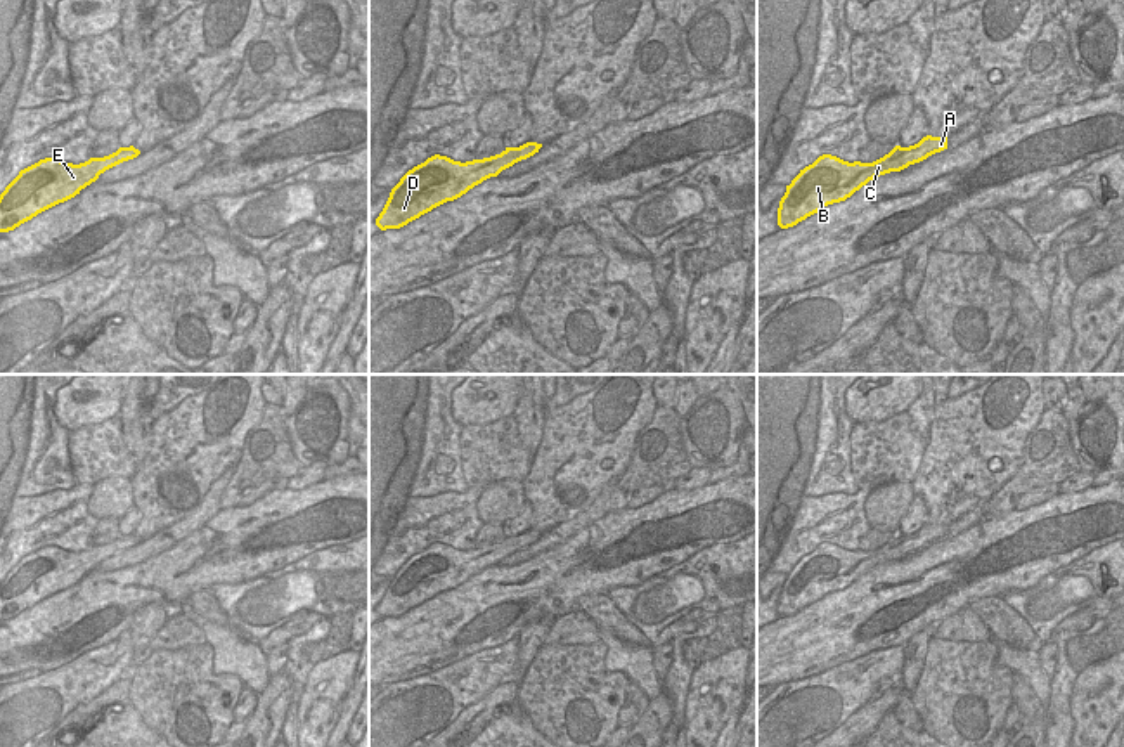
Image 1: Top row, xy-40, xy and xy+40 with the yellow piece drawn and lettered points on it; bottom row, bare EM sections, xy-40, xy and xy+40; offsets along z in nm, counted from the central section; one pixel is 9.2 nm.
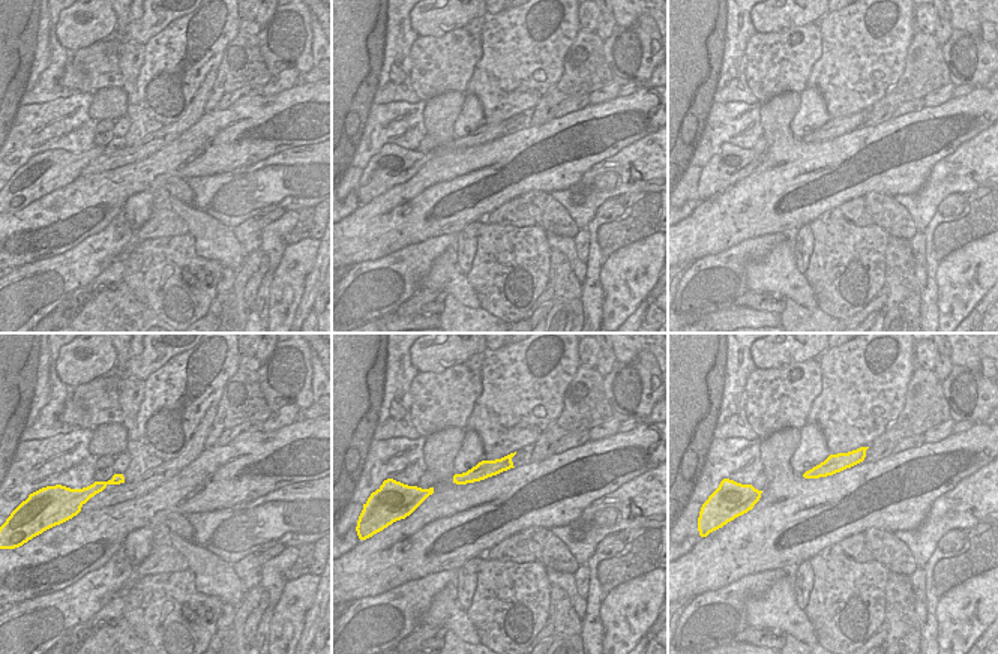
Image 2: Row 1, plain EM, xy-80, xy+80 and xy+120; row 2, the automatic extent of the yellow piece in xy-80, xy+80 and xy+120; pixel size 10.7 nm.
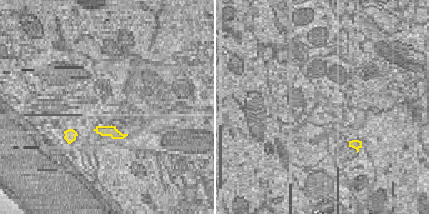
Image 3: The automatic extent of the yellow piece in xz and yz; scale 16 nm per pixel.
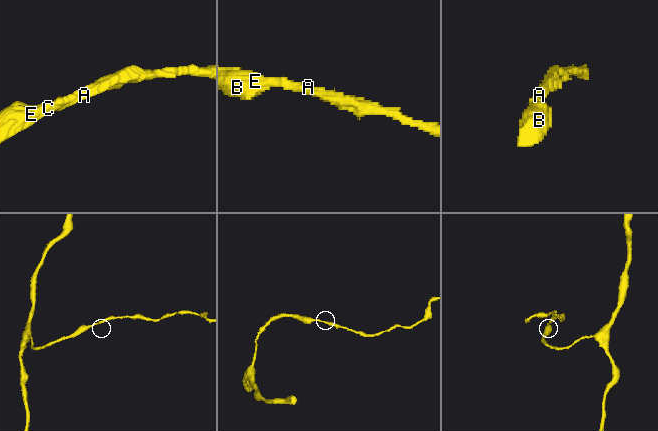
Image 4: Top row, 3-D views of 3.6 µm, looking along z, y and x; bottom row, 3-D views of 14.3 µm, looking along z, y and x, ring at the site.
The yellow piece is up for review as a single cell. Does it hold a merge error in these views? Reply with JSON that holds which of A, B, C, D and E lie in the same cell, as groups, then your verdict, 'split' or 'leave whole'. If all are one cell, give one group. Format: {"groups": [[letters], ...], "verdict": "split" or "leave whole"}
{"groups": [["A", "B", "C", "D", "E"]], "verdict": "leave whole"}

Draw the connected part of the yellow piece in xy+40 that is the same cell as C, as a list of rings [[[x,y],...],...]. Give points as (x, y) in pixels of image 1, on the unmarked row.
[[[927,523],[914,534],[895,534],[873,551],[849,551],[823,542],[786,574],[778,596],[778,614],[781,617],[793,615],[824,594],[845,589],[875,565],[901,560],[944,537],[947,537],[947,525]]]

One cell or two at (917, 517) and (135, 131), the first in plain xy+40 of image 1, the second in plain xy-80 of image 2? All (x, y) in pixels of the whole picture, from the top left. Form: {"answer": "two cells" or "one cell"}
{"answer": "two cells"}

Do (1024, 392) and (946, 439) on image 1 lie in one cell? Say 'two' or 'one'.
one

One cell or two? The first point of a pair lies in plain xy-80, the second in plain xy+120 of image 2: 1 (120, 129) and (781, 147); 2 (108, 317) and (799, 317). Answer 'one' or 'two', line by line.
1: two
2: one

